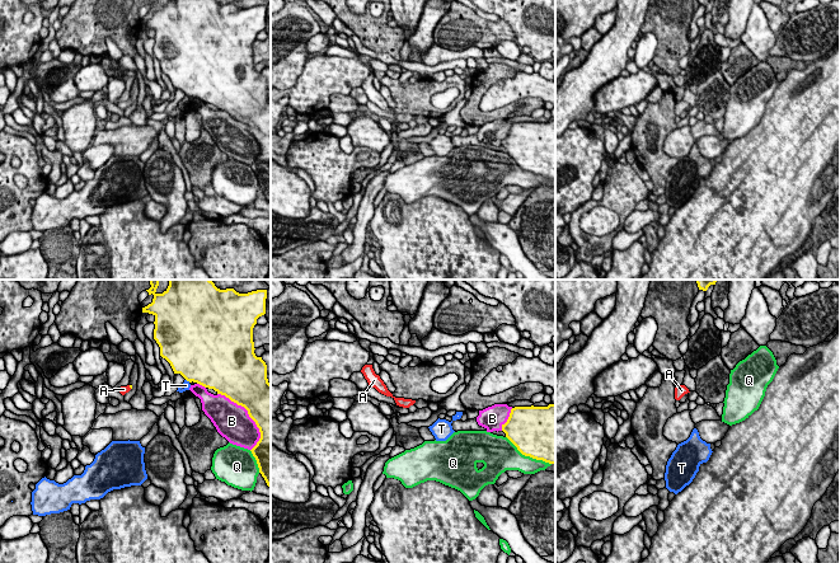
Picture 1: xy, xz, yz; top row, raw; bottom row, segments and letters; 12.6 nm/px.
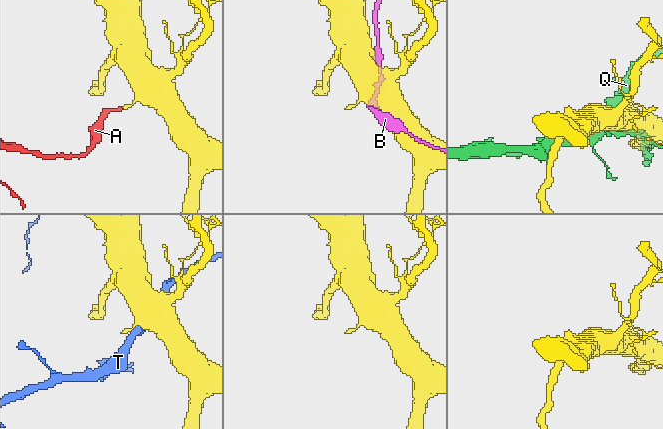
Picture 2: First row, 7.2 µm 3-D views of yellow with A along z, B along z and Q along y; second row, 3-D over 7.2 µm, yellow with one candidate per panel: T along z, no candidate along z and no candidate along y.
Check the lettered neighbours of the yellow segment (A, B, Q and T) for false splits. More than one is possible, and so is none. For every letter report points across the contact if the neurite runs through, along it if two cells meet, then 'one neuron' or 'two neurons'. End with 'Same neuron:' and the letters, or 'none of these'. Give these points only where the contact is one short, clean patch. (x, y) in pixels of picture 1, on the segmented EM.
A: across xy (130, 385), (130, 386), (123, 389) | one neuron
B: two neurons
Q: two neurons
T: two neurons
Same neuron: A

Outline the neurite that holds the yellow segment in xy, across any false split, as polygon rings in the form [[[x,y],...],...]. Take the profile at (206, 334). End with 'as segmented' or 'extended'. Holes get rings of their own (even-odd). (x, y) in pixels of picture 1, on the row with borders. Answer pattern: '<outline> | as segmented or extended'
[[[146,280],[151,287],[146,290],[154,295],[152,302],[142,308],[142,313],[155,316],[154,339],[160,347],[160,356],[165,358],[174,374],[180,374],[187,381],[197,383],[225,395],[248,410],[255,422],[261,438],[250,450],[257,460],[259,473],[271,488],[271,384],[267,379],[267,365],[254,353],[253,328],[257,319],[266,314],[267,290],[239,294],[234,288],[220,290],[211,280],[169,280],[169,286],[163,294],[156,288],[160,280]]] | as segmented

